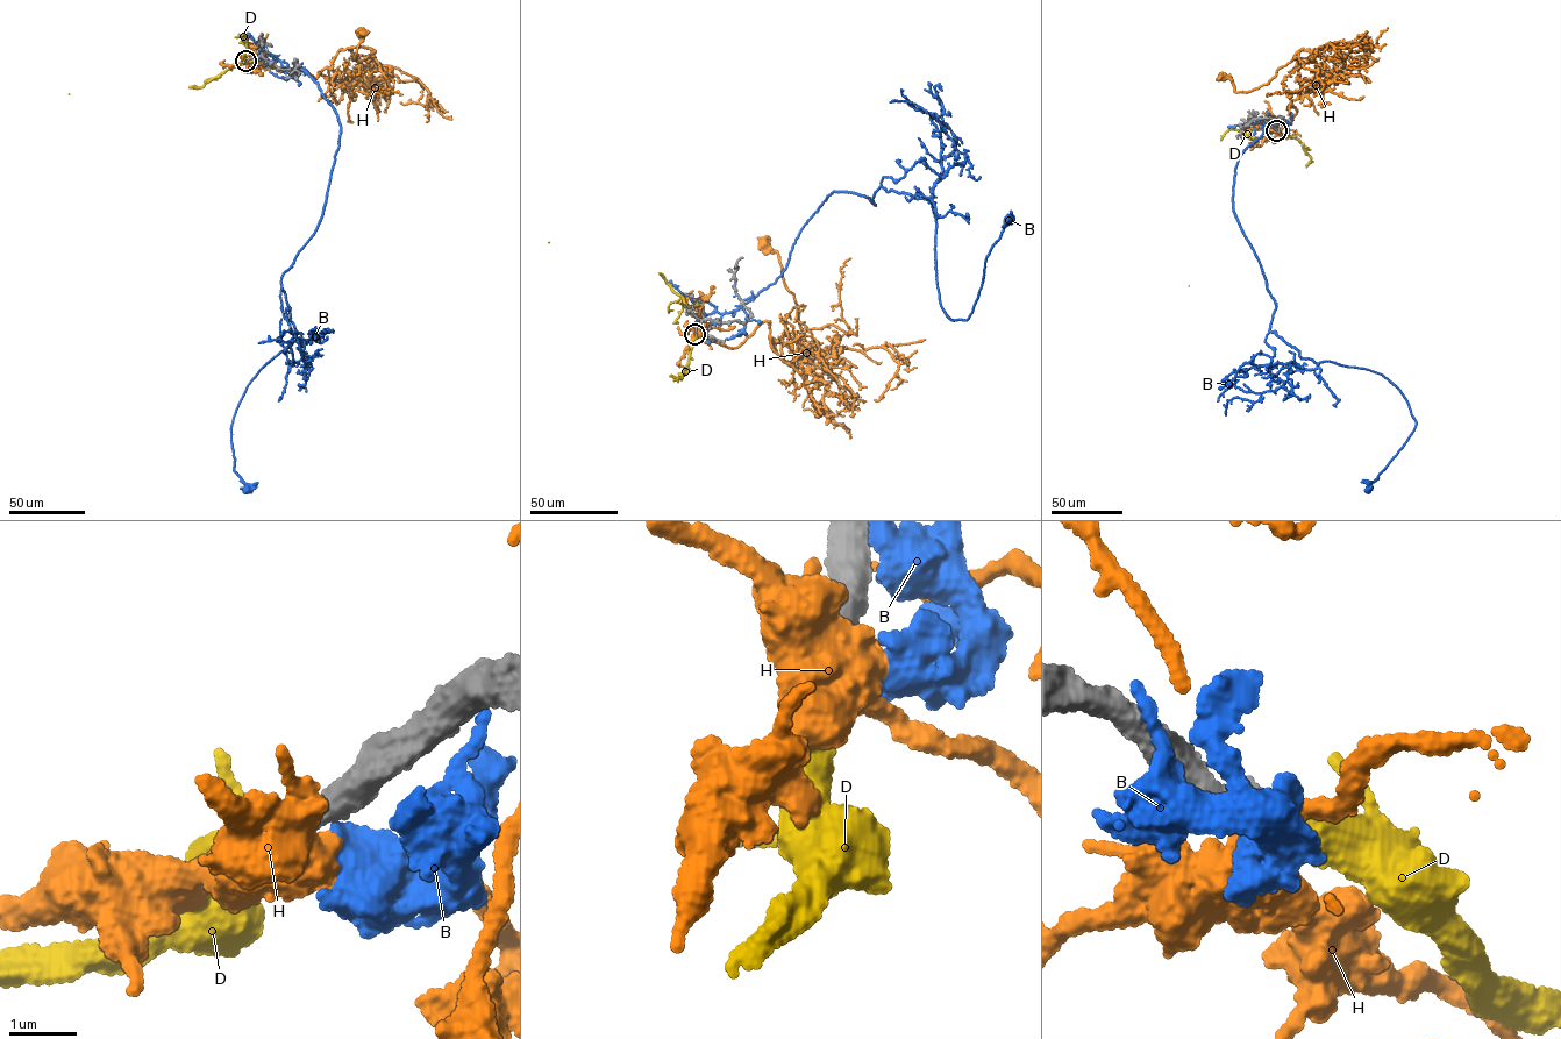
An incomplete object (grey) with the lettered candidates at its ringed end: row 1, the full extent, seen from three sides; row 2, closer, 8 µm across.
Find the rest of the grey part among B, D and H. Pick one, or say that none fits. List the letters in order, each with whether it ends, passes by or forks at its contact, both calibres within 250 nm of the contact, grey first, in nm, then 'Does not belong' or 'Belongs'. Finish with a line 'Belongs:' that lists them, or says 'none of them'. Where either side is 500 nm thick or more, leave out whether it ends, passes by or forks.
B: Thickness 550 nm (grey) against 550 nm. Does not belong
D: It ends there. Thickness 420 nm (grey) against 440 nm. Belongs
H: Thickness 480 nm (grey) against 550 nm. Does not belong
Belongs: D

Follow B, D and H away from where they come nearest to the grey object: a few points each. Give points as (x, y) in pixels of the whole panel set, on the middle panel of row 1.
B: (696, 333), (701, 312), (775, 283), (835, 191), (929, 198), (952, 320), (1007, 220)
D: (696, 334), (693, 336), (676, 320), (683, 308), (682, 297), (672, 291), (661, 275), (549, 242)
H: (696, 333), (735, 348), (769, 321), (774, 350), (784, 335), (802, 339), (779, 257), (762, 243)

